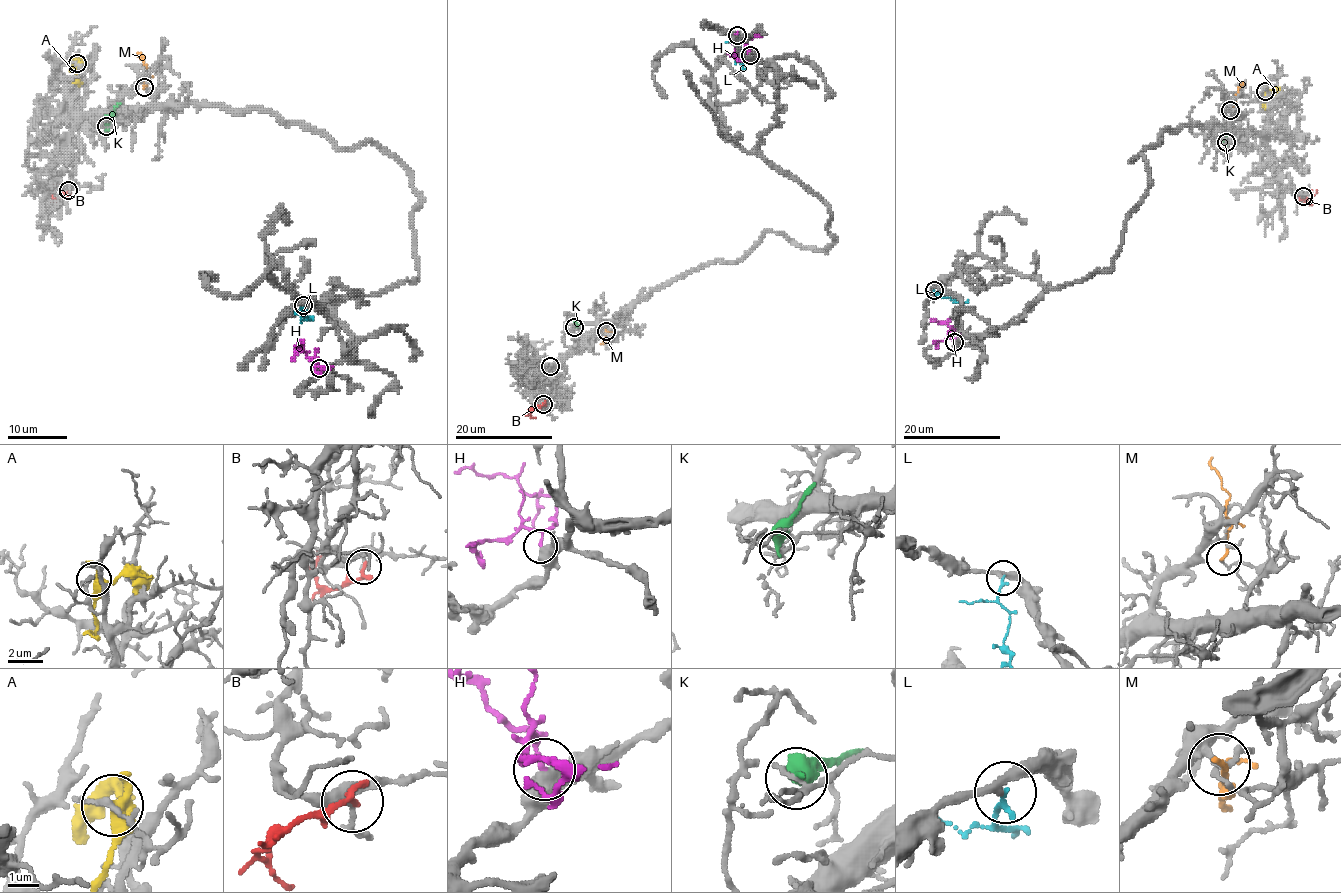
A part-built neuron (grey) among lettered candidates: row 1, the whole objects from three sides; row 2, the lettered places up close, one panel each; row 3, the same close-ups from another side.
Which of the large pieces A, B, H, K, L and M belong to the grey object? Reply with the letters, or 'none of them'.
none of them

